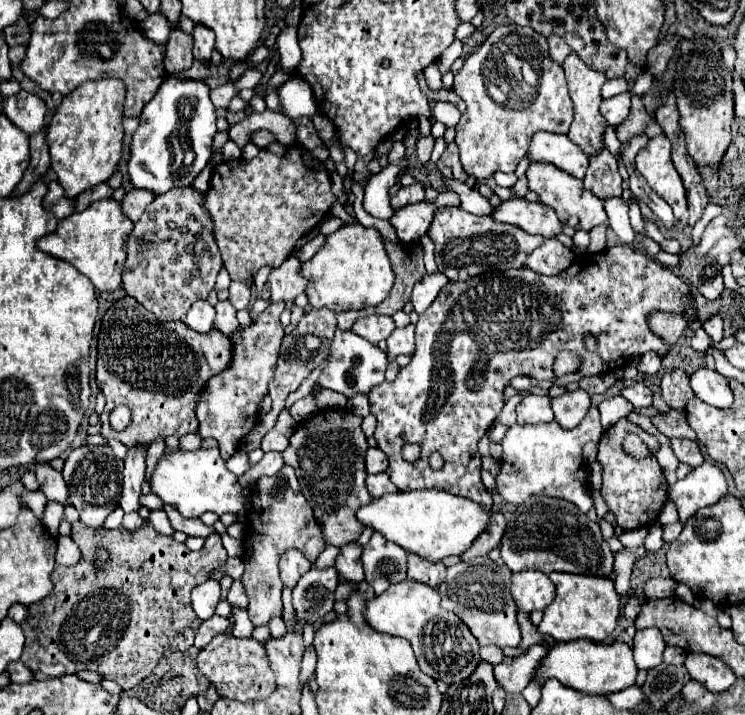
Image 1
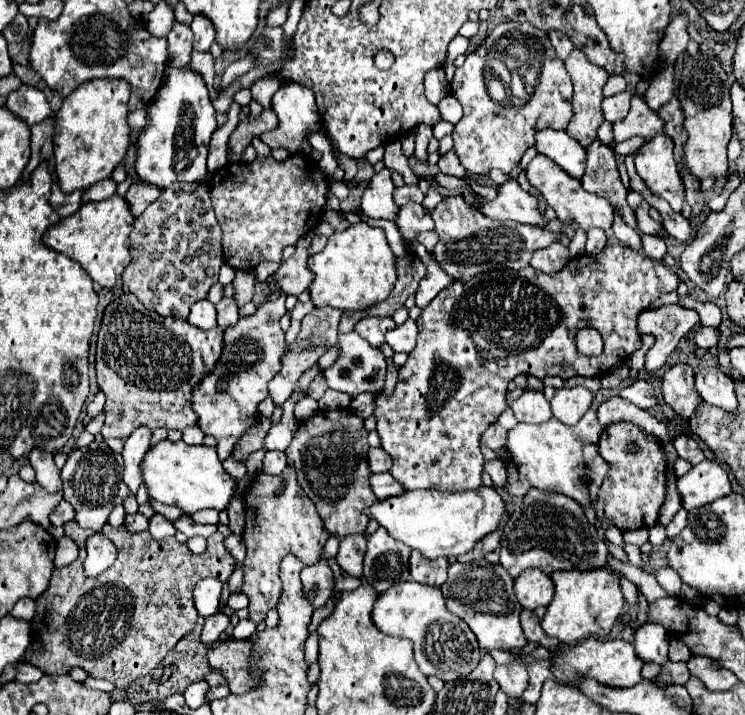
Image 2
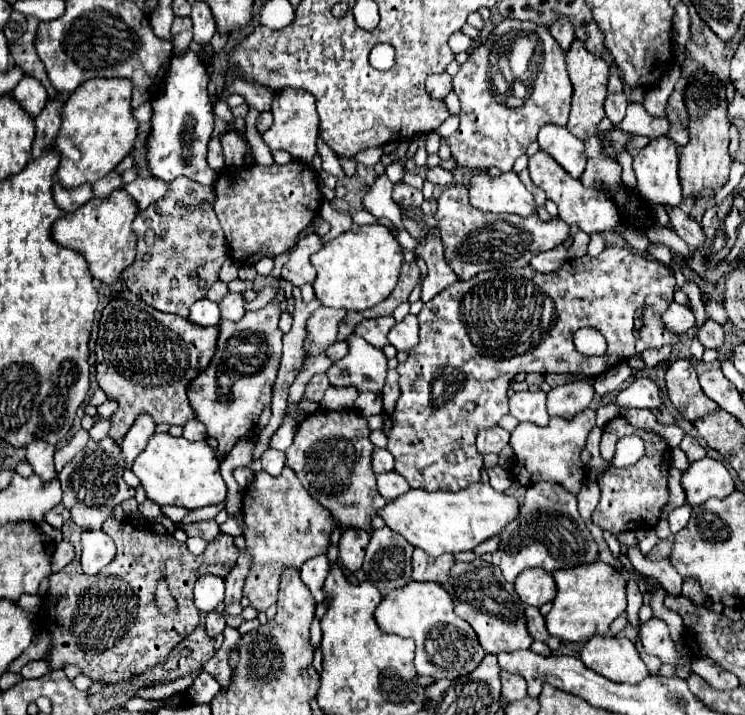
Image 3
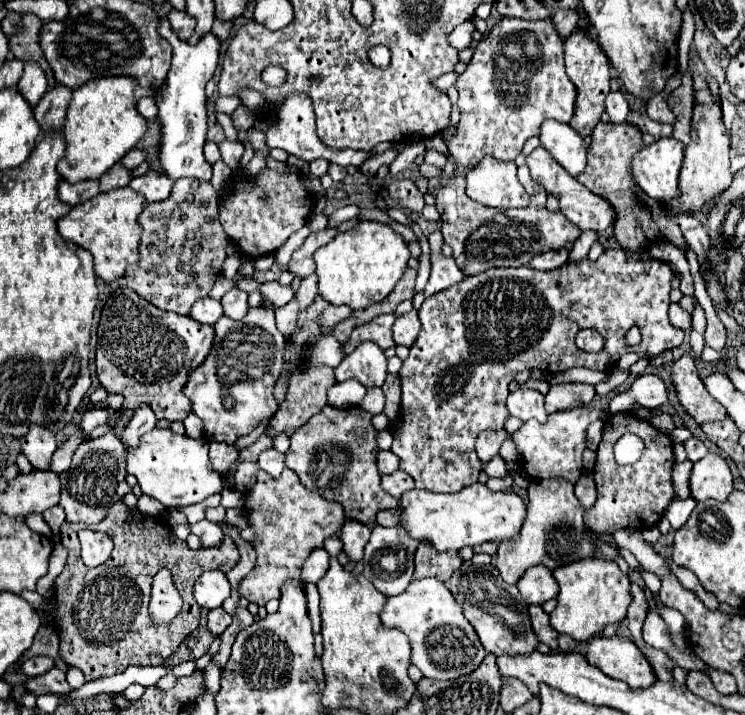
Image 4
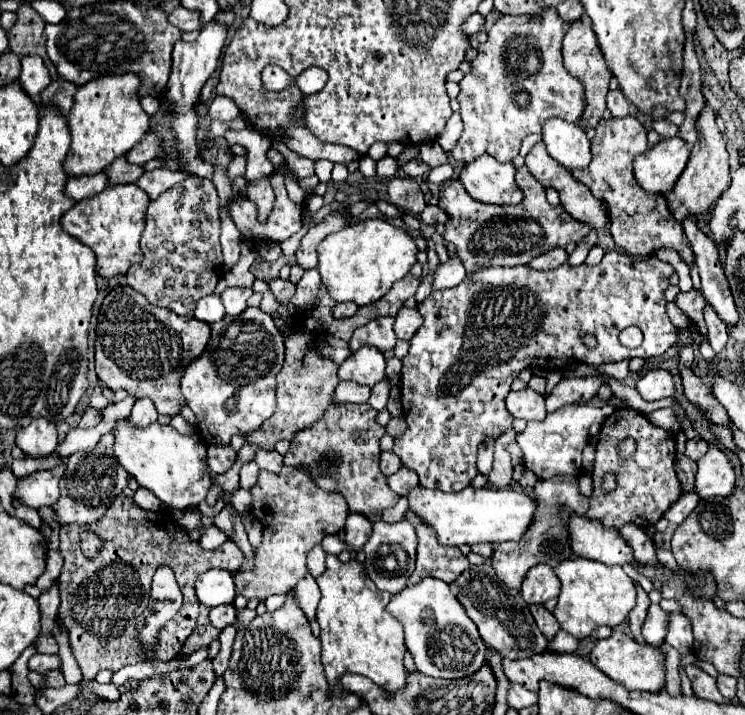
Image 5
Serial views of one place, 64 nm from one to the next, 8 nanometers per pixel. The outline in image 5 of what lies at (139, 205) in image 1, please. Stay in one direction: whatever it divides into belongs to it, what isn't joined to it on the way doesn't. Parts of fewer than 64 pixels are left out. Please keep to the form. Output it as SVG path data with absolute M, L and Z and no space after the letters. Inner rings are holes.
M156 168L156 170L152 170L152 172L144 172L136 184L154 200L154 198L158 198L164 190L172 188L172 186L178 184L180 180L186 180L188 176L190 176L188 172Z

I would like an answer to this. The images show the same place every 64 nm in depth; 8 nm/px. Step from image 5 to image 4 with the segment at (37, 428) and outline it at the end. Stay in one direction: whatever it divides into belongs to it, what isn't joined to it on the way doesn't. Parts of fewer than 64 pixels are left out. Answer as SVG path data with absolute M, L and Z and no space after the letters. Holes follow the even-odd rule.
M32 424L28 434L20 438L22 454L30 460L30 464L38 470L48 470L50 458L56 446L56 434L40 424Z

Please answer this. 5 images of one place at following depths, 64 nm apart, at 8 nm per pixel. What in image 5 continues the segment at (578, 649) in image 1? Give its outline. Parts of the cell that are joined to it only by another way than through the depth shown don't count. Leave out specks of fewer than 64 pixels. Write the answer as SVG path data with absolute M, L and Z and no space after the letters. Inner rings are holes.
M614 630L608 638L598 640L596 646L590 652L590 660L594 666L598 666L608 678L616 680L628 690L640 690L640 692L660 692L666 686L666 654L660 646L652 644L640 644L632 636Z

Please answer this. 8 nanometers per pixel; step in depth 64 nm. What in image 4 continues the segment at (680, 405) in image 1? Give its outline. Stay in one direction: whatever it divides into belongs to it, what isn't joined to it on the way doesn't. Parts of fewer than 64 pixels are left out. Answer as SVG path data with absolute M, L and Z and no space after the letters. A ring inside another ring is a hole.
M682 354L682 358L678 358L674 362L672 380L674 380L674 386L676 386L678 400L682 402L686 412L694 416L694 420L698 424L726 418L724 408L704 388L702 380L696 372L694 358L690 354Z

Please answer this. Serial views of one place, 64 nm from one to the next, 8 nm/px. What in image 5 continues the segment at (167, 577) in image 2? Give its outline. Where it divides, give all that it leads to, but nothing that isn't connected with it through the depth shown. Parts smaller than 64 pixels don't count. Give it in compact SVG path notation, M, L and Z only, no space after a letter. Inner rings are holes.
M120 494L110 504L104 518L90 526L66 524L60 526L60 554L64 568L60 574L60 618L70 634L70 646L86 680L94 680L98 670L120 670L140 660L140 642L136 640L136 620L148 602L148 584L158 566L170 566L182 588L184 602L176 616L160 634L158 648L148 650L150 658L172 660L192 634L198 618L200 602L194 592L196 578L208 568L226 568L236 572L244 562L242 550L228 540L220 550L204 550L198 542L182 532L170 510L150 512L140 508L132 498ZM82 532L96 532L102 540L102 550L88 560L80 546Z

